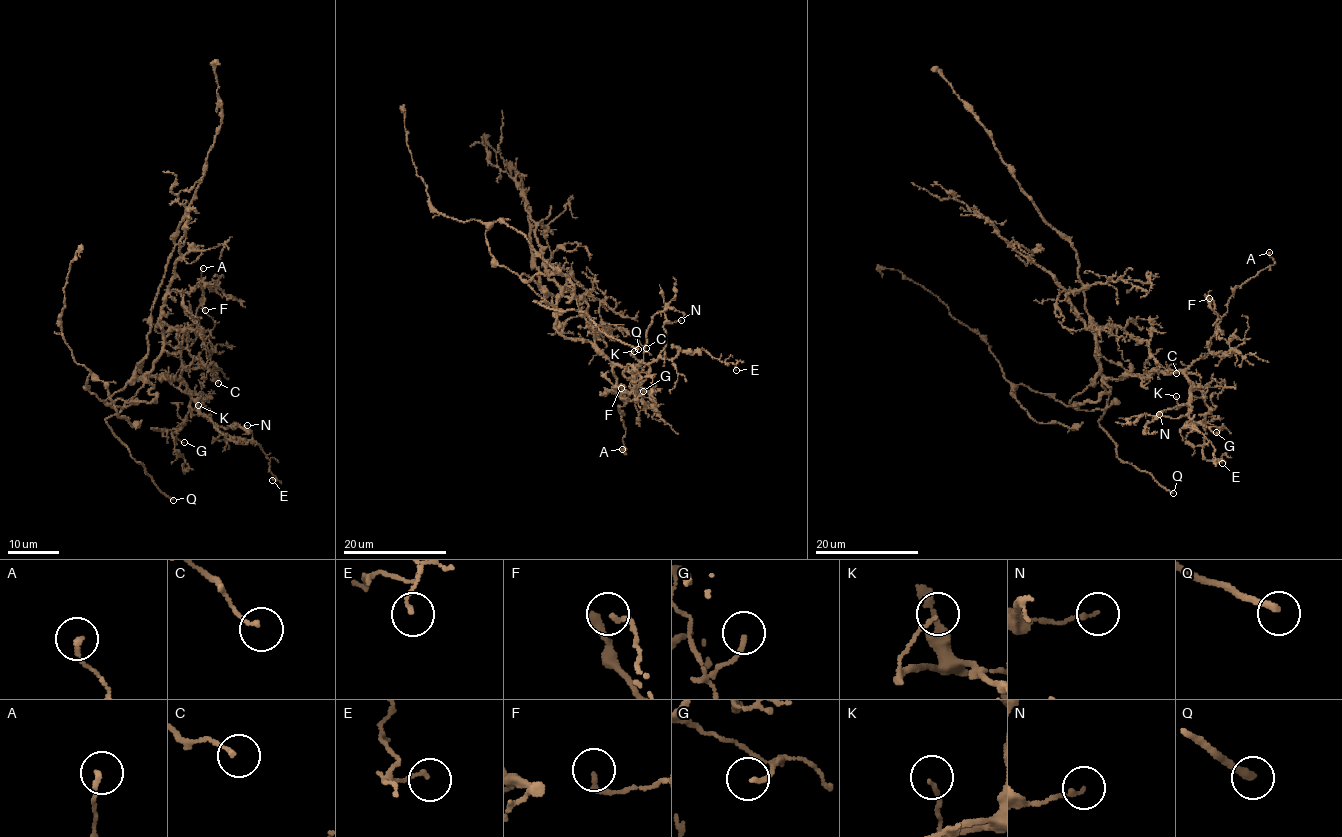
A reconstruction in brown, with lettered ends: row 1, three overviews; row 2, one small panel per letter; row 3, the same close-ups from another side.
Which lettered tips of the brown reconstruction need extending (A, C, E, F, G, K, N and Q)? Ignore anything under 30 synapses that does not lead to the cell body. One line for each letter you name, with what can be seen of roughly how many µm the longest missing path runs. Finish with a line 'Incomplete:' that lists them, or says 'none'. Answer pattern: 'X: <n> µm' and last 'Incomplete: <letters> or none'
Q: 45 µm
Incomplete: Q

